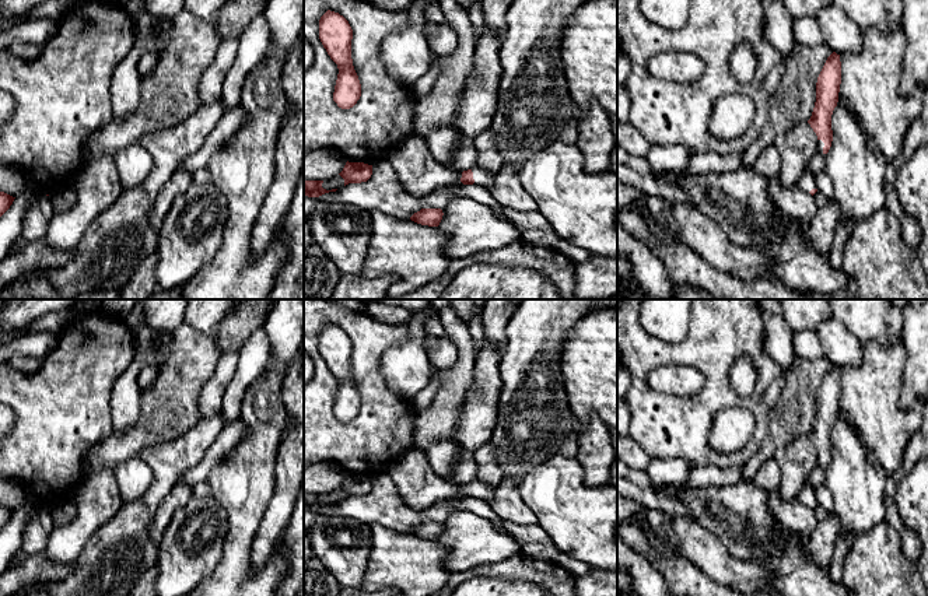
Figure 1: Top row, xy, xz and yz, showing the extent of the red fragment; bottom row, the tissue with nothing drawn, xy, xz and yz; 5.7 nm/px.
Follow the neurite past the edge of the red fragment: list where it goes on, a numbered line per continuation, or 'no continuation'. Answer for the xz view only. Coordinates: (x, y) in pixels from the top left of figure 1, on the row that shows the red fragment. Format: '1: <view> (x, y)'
1: xz (482, 178)

